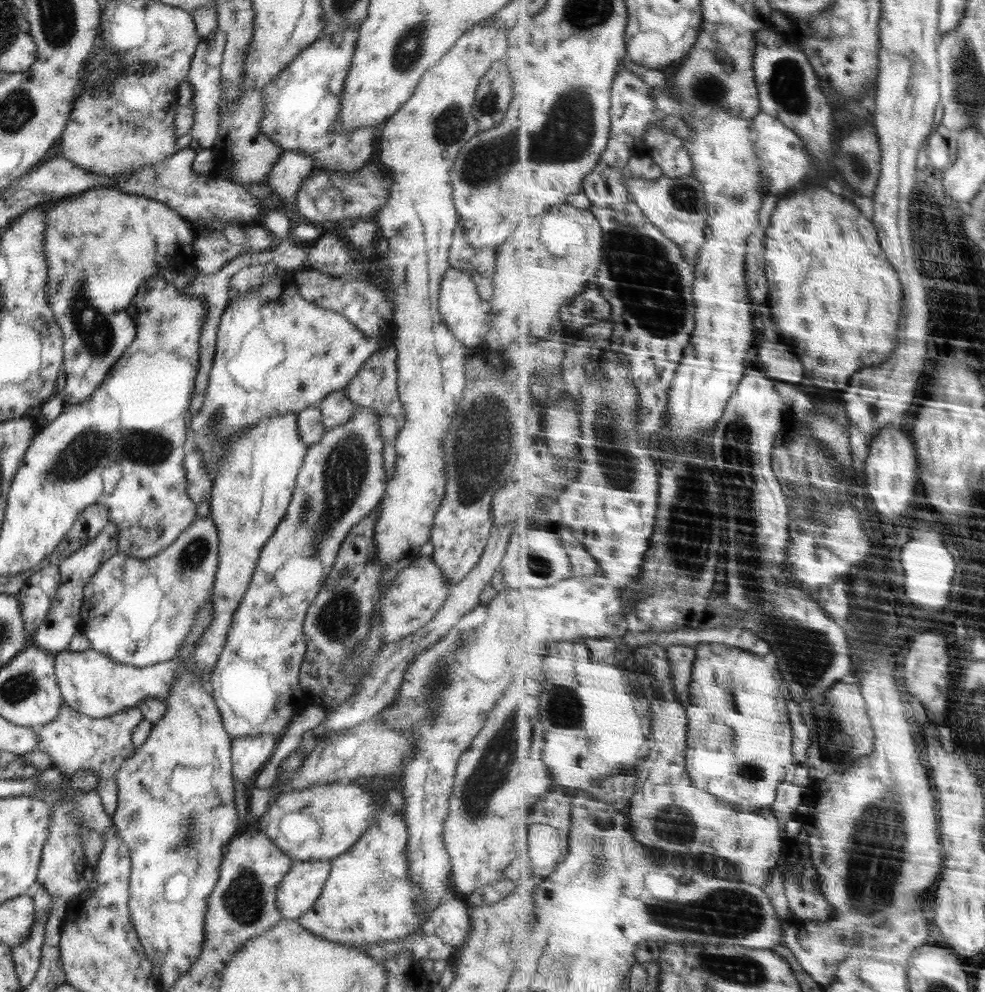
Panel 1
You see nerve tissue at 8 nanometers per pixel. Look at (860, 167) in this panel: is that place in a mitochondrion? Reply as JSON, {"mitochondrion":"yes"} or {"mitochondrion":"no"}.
{"mitochondrion":"yes"}

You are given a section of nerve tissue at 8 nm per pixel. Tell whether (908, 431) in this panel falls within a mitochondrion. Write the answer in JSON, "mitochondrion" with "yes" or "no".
{"mitochondrion":"no"}

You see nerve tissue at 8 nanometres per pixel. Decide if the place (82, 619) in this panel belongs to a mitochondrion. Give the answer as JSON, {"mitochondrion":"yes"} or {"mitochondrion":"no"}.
{"mitochondrion":"no"}

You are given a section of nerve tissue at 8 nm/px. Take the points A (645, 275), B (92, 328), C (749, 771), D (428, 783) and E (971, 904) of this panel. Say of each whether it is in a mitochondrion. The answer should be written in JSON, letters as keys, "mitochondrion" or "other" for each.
{"A":"mitochondrion","B":"mitochondrion","C":"mitochondrion","D":"other","E":"other"}

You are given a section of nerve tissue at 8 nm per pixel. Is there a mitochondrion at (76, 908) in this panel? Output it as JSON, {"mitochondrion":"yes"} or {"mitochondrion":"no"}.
{"mitochondrion":"no"}

